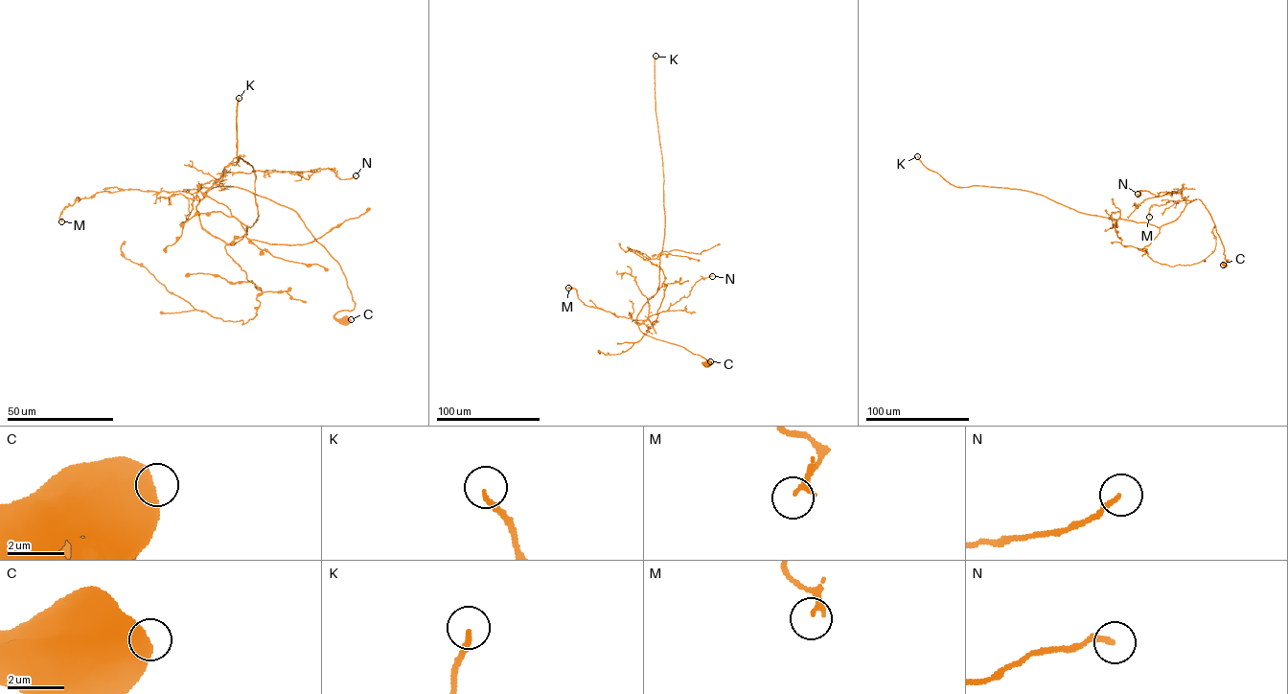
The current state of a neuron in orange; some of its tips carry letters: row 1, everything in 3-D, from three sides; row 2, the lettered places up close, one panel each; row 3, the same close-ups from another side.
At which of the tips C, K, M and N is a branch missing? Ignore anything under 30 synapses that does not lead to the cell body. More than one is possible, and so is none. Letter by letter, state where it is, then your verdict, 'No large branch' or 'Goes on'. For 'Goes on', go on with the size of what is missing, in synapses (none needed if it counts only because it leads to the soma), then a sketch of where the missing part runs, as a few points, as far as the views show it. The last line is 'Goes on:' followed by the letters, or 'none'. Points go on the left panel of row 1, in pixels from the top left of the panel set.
C: Place: (351, 319). No large branch
K: Place: (239, 98). Goes on. Roughly 90 synapses. Course of what is missing: (239, 98), (242, 78), (239, 50), (223, 11), (234, 36), (262, 13), (264, 2), (269, 7)
M: Place: (61, 221). No large branch
N: Place: (356, 175). No large branch
Goes on: K

